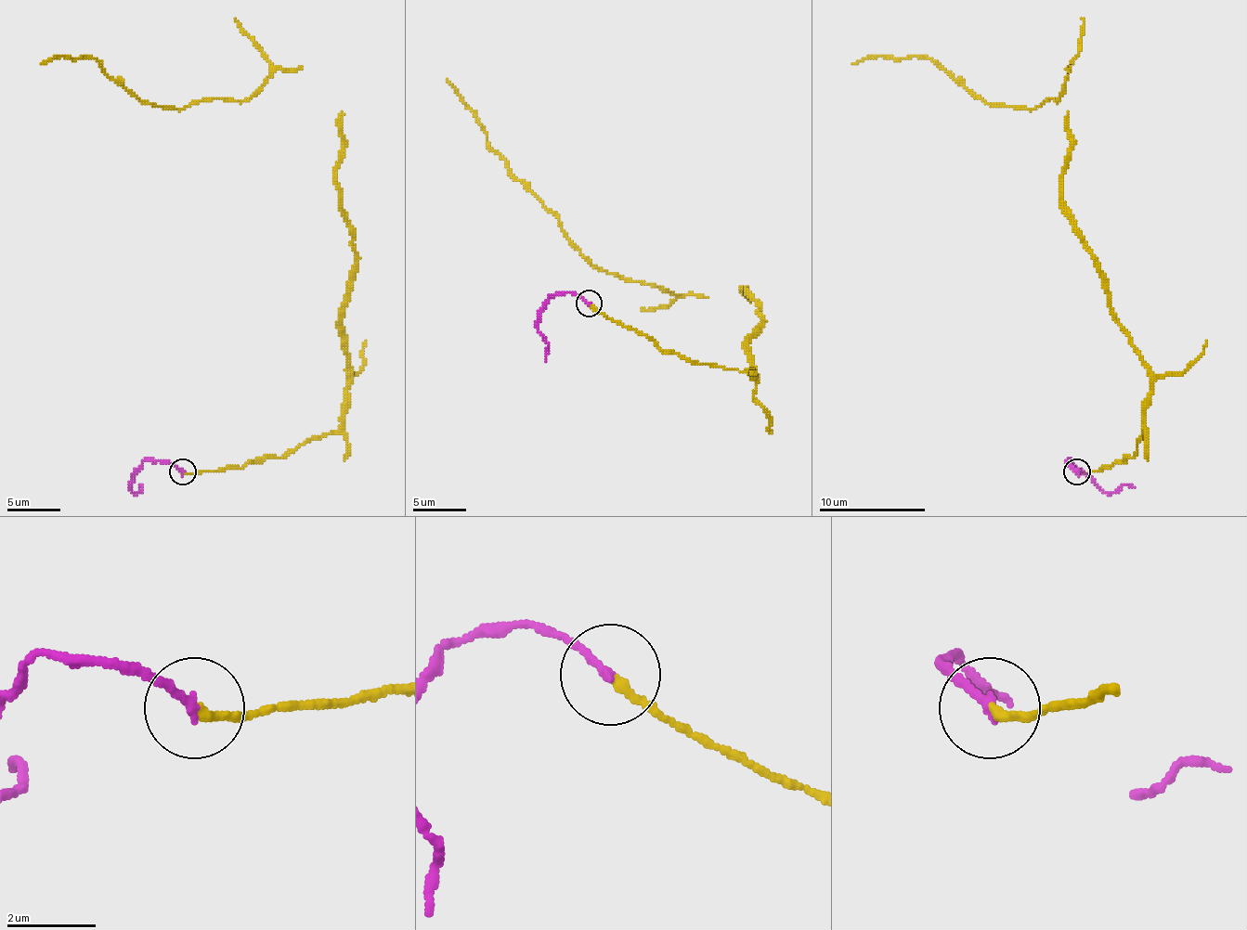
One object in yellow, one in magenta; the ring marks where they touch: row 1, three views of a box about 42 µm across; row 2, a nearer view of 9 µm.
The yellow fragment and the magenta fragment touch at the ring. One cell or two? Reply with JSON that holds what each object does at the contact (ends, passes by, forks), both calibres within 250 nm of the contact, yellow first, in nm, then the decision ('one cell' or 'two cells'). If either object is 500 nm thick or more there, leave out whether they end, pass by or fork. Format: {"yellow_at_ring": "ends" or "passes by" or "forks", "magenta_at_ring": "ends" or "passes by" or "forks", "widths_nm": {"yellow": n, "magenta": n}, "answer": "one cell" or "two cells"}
{"yellow_at_ring": "ends", "magenta_at_ring": "ends", "widths_nm": {"yellow": 240, "magenta": 220}, "answer": "one cell"}

